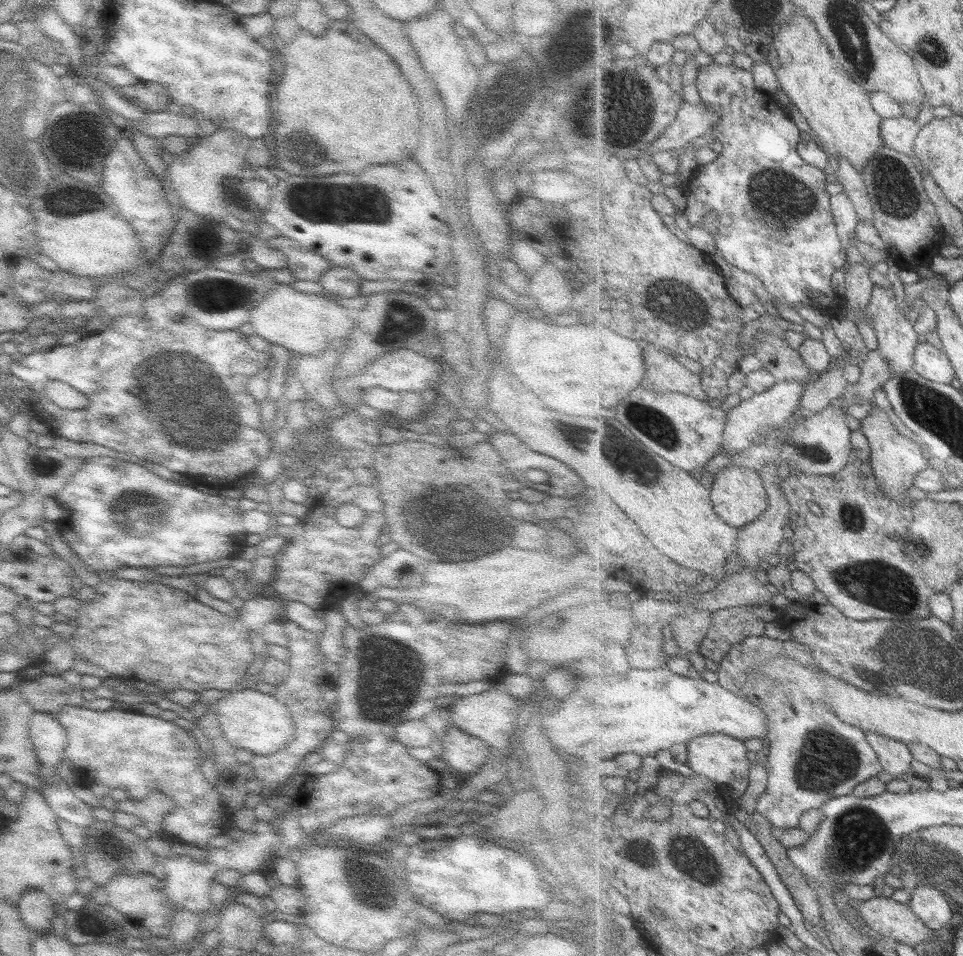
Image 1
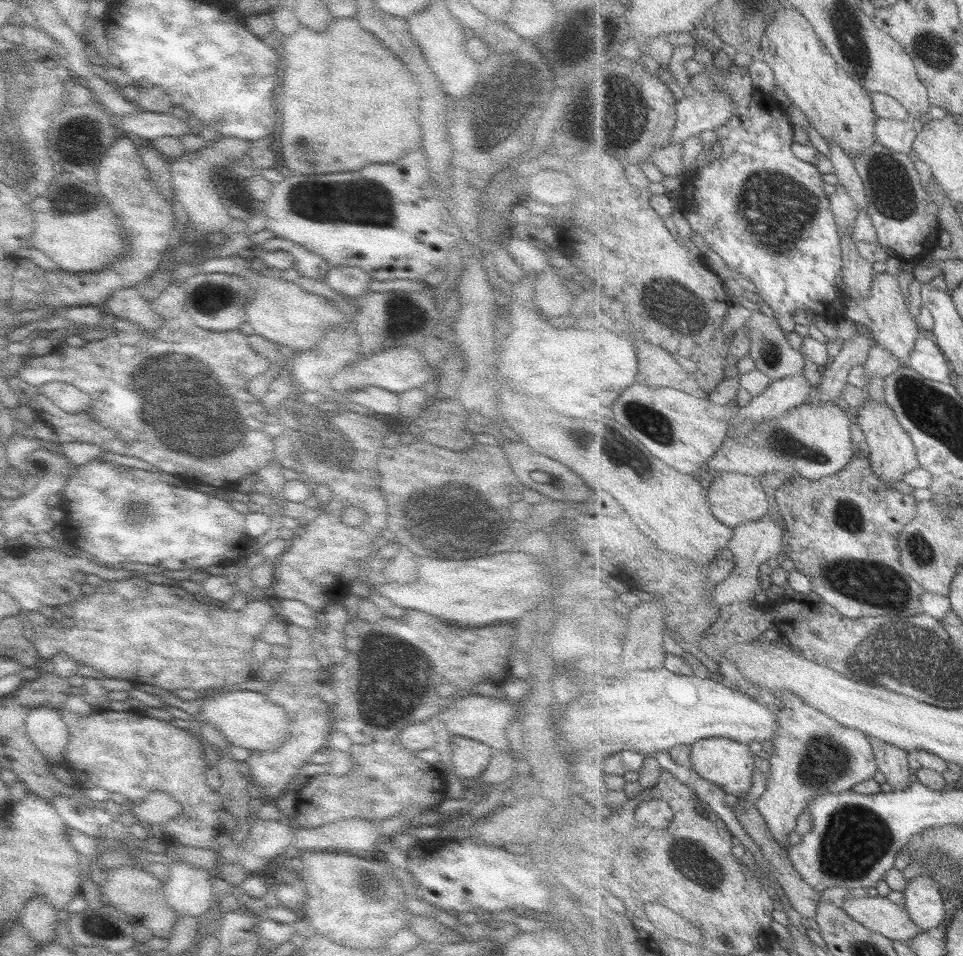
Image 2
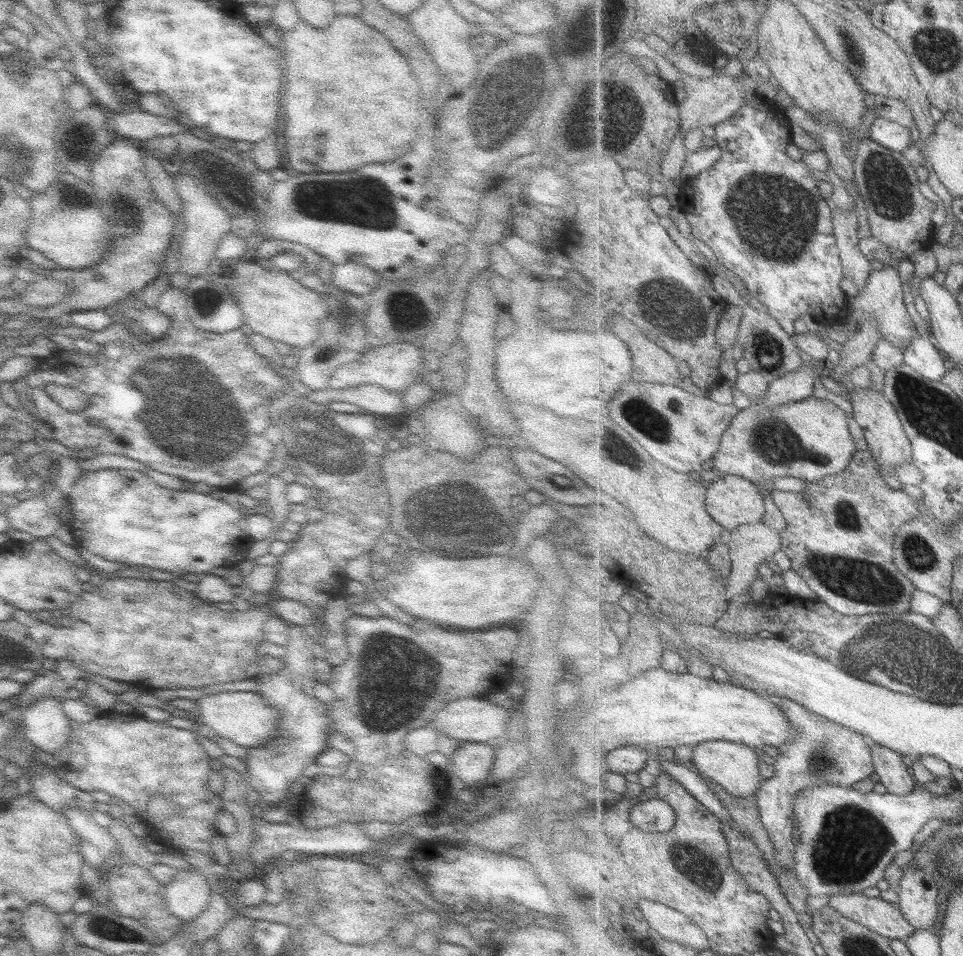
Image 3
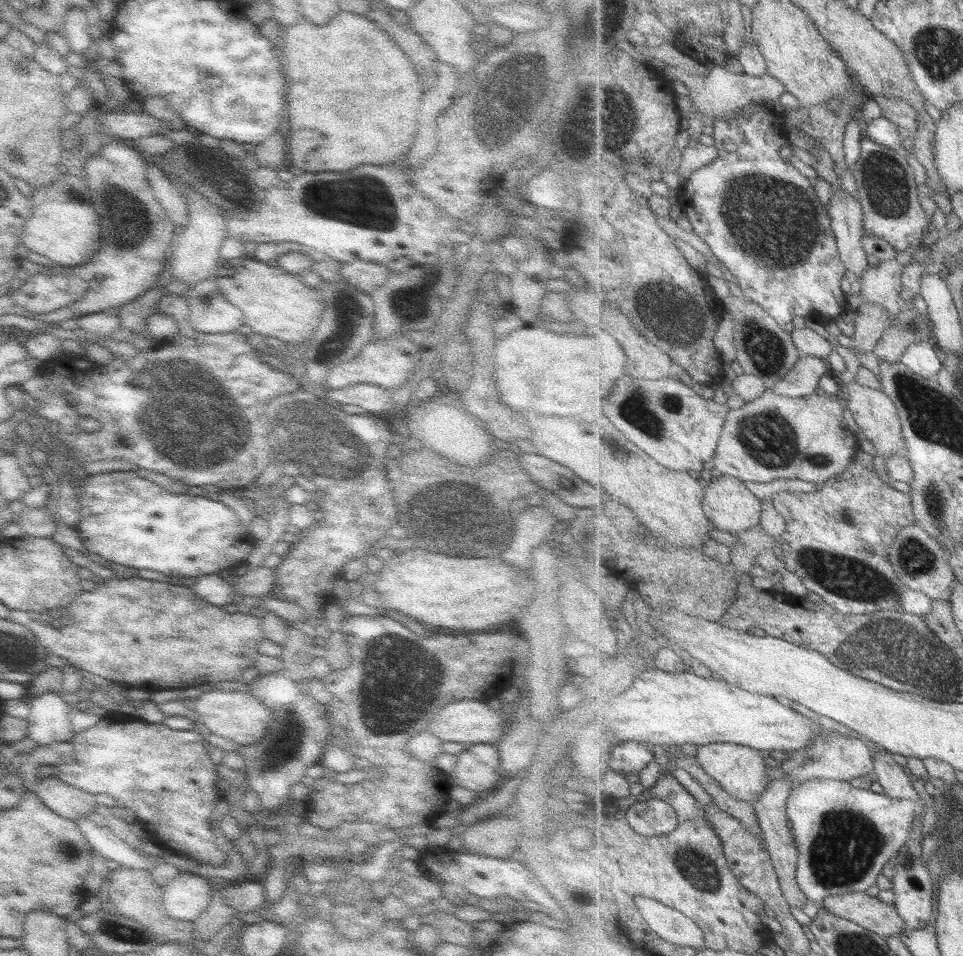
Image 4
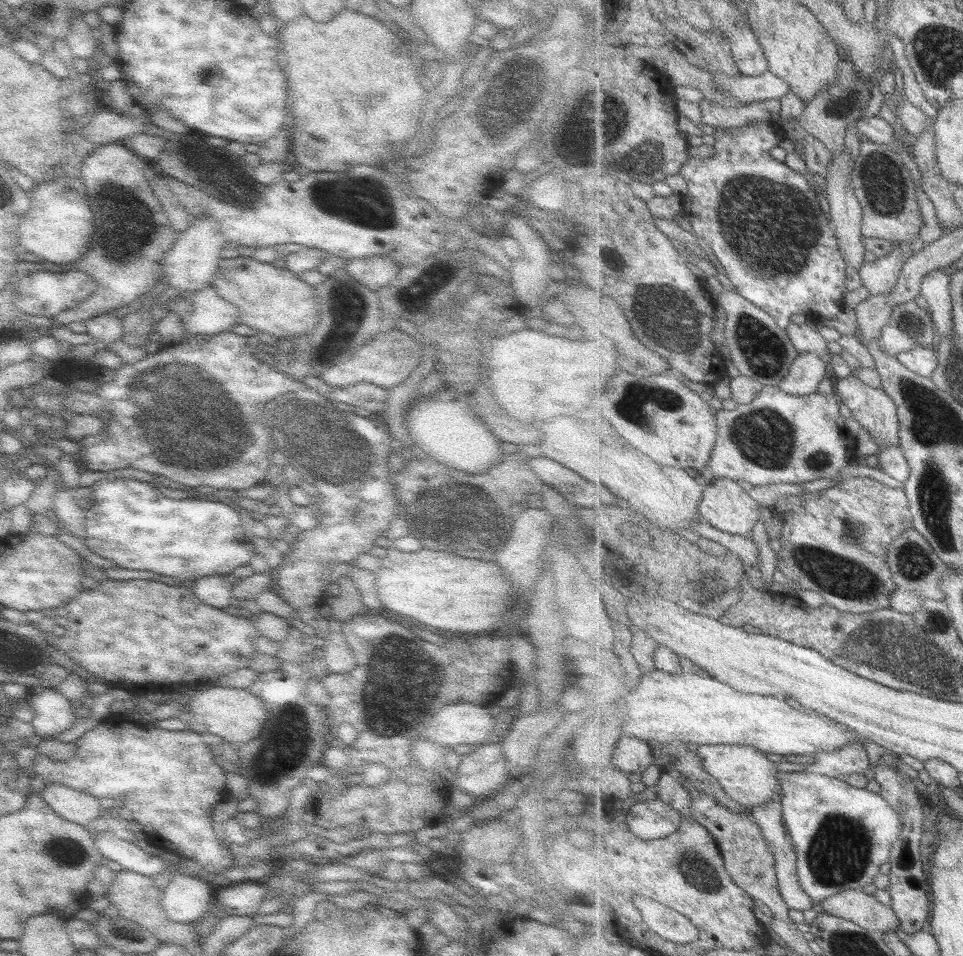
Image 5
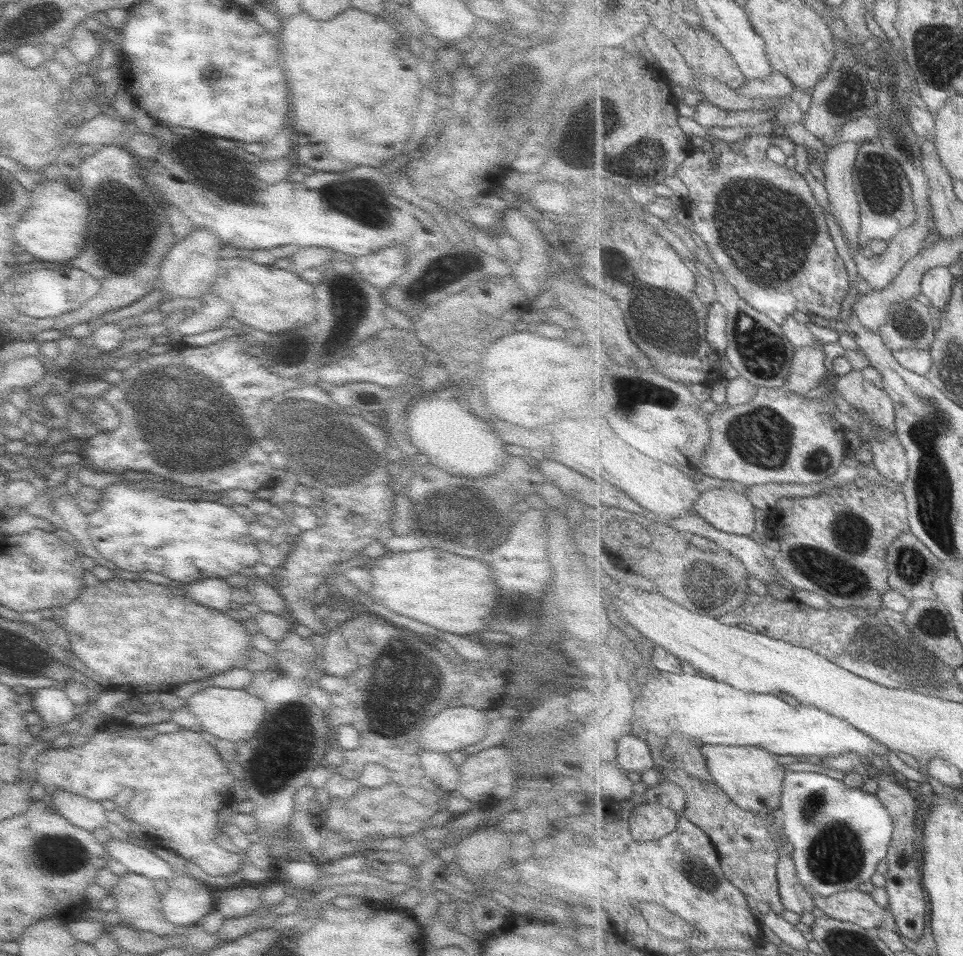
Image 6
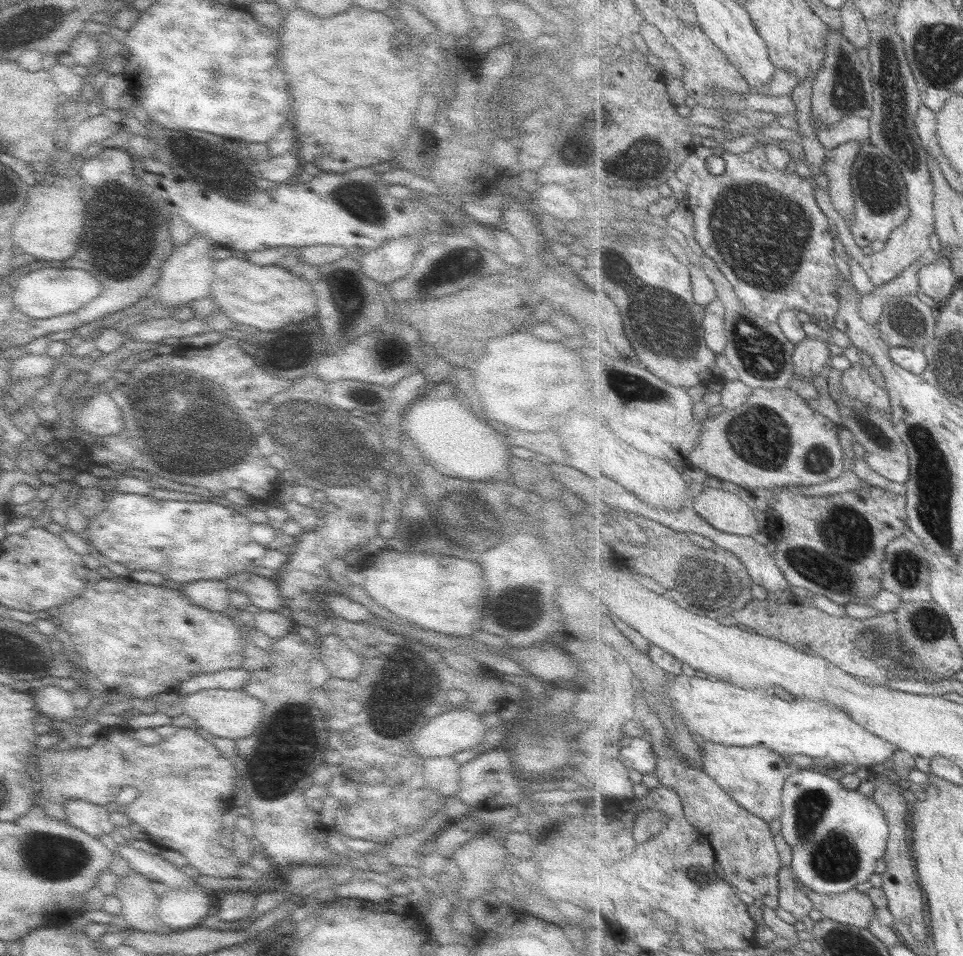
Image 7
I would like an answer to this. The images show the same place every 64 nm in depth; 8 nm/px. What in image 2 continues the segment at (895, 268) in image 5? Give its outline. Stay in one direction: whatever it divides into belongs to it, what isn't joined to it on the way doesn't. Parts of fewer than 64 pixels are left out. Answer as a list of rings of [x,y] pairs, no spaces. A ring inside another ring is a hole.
[[[896,273],[875,274],[873,289],[871,289],[871,294],[867,298],[853,300],[846,296],[843,318],[866,326],[875,336],[878,345],[887,347],[887,351],[893,353],[899,359],[901,366],[907,366],[910,361],[909,357],[915,349],[919,331],[917,331],[916,317],[911,316],[909,307],[905,306],[905,298],[903,298],[903,292],[901,292],[897,277]]]

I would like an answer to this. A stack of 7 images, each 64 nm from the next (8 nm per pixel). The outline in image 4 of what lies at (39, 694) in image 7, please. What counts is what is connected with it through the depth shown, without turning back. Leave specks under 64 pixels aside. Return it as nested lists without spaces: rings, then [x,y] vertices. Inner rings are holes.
[[[53,692],[27,699],[27,738],[37,746],[68,742],[71,734],[71,701]]]

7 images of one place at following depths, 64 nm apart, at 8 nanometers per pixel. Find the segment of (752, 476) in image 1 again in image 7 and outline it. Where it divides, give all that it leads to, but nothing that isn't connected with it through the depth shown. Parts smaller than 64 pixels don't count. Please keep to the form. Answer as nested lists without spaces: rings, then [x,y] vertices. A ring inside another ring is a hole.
[[[707,488],[700,495],[695,496],[692,507],[707,521],[721,532],[752,537],[762,530],[757,525],[755,511],[743,498],[739,498],[734,490],[727,488]]]

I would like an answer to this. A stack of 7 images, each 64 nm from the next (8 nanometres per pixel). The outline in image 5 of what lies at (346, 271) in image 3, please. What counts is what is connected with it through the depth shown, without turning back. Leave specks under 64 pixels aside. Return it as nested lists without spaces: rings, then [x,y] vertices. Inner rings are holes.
[[[388,254],[375,256],[375,258],[363,258],[363,260],[351,260],[347,262],[345,268],[349,277],[373,291],[383,288],[401,270],[395,258],[391,258]]]

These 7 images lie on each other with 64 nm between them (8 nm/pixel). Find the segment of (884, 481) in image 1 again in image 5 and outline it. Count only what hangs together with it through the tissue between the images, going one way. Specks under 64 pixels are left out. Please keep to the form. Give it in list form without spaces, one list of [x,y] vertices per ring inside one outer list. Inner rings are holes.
[[[854,373],[847,378],[839,379],[834,393],[839,396],[840,402],[851,410],[853,418],[866,430],[877,446],[900,445],[901,424],[898,417],[898,405],[882,388],[877,389],[865,384],[857,373]]]

